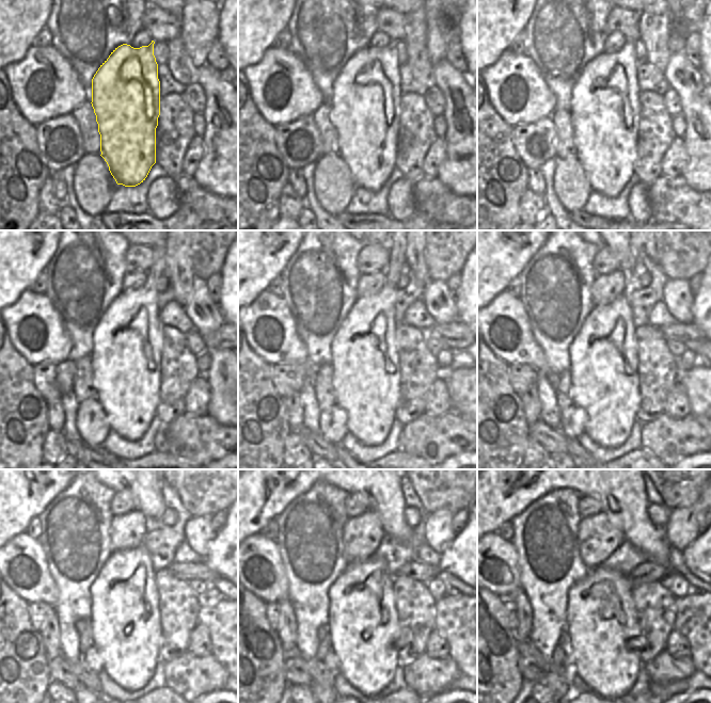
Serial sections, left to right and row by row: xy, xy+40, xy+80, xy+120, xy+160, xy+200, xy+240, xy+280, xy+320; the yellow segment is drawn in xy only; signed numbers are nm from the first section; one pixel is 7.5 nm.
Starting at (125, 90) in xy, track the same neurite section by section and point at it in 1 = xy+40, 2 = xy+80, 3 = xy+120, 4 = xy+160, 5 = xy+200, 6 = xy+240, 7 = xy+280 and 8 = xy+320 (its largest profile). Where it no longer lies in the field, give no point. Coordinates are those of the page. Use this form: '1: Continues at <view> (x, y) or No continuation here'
1: Continues at xy+40 (365, 110)
2: Continues at xy+80 (605, 111)
3: Continues at xy+120 (127, 349)
4: Continues at xy+160 (364, 358)
5: Continues at xy+200 (603, 355)
6: Continues at xy+240 (126, 629)
7: Continues at xy+280 (363, 625)
8: Continues at xy+320 (601, 616).

